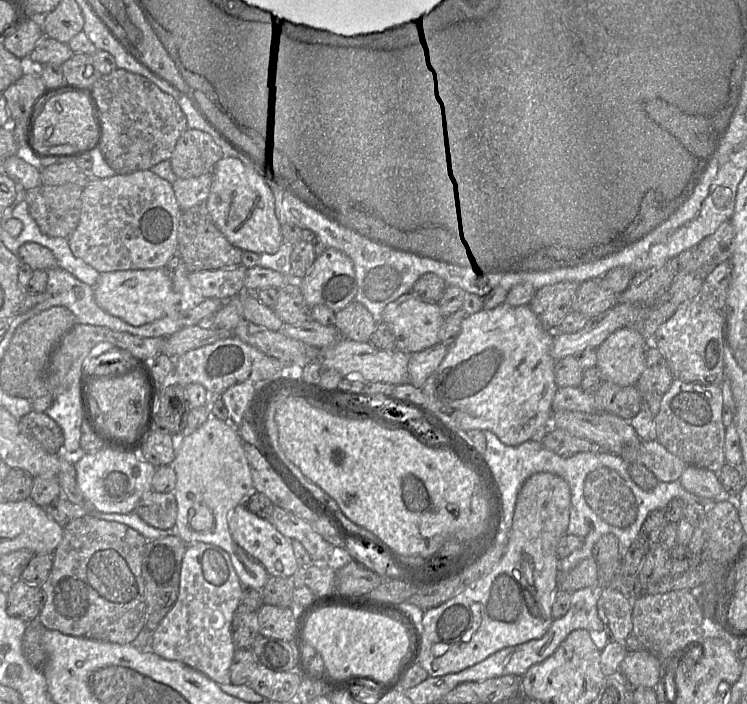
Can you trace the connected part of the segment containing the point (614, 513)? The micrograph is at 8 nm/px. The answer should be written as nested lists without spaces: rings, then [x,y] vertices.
[[[599,467],[589,473],[584,496],[590,508],[609,525],[626,528],[636,519],[635,497],[614,470]]]

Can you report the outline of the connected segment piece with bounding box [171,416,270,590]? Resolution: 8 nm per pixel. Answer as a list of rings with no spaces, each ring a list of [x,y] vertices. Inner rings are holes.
[[[210,416],[194,432],[177,441],[177,452],[171,466],[176,473],[173,494],[177,502],[176,529],[187,545],[198,542],[219,546],[230,556],[243,587],[261,590],[270,575],[233,539],[227,522],[228,513],[253,491],[253,482],[244,441],[229,421]]]

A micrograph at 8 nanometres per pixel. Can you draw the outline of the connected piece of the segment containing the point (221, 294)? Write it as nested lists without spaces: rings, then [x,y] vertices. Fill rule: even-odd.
[[[241,264],[236,268],[190,272],[188,279],[204,299],[217,298],[226,301],[243,291],[247,269]]]

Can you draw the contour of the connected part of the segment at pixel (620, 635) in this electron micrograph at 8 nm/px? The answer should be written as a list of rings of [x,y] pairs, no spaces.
[[[614,588],[602,589],[597,610],[610,640],[624,643],[632,633],[632,607],[631,597]]]

